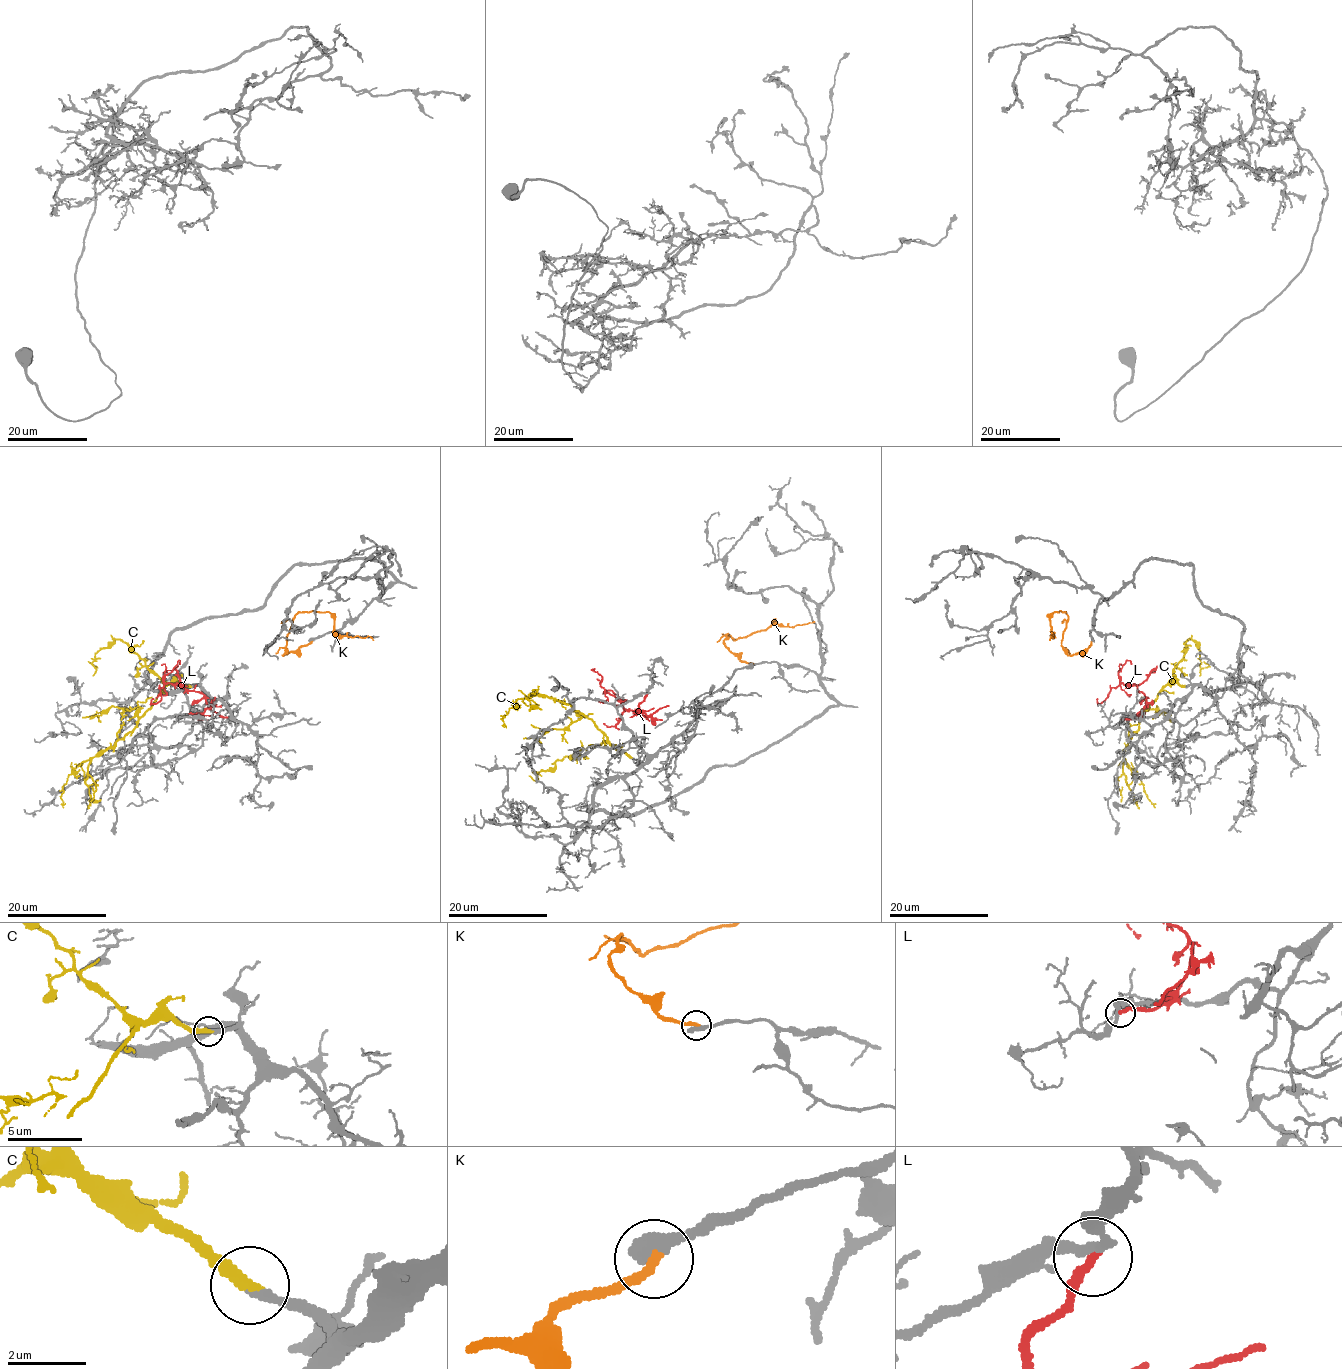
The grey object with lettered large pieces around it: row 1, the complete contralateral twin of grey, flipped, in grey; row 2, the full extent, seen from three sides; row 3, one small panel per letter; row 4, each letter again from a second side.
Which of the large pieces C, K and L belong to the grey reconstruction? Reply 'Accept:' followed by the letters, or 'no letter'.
Accept: C, K

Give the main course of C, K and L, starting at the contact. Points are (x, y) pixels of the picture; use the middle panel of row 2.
C: (630, 757), (617, 749), (591, 719), (553, 698), (535, 696), (516, 702), (502, 719), (506, 728)
K: (753, 664), (743, 662), (724, 644), (728, 633), (734, 640), (766, 630), (775, 622), (781, 626), (814, 622)
L: (646, 694), (639, 705), (646, 718), (624, 708), (607, 693), (595, 668)

